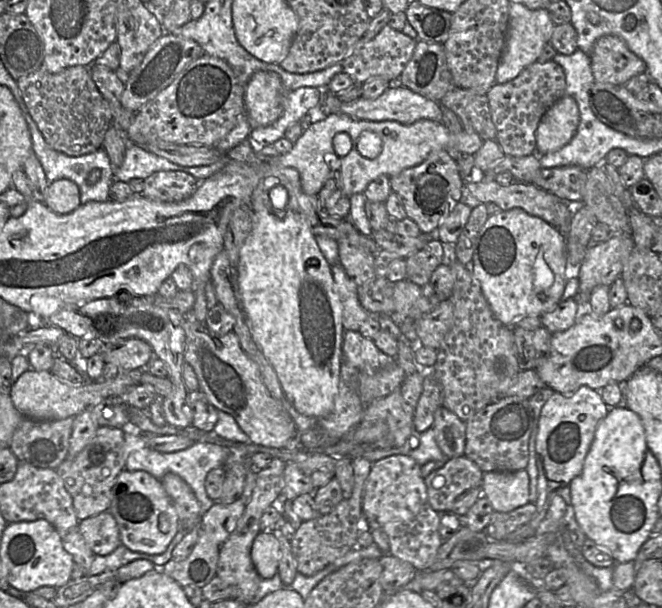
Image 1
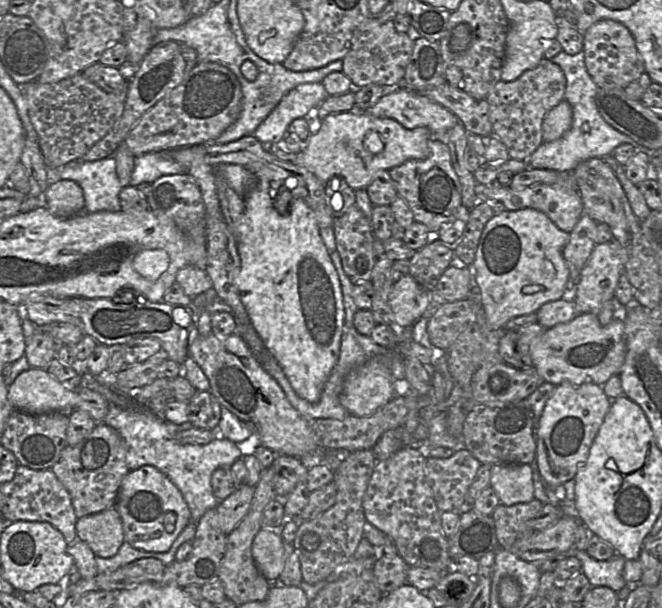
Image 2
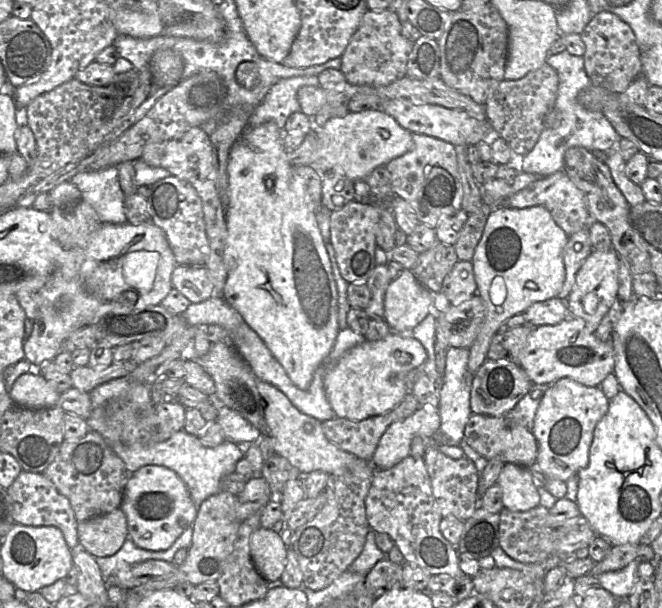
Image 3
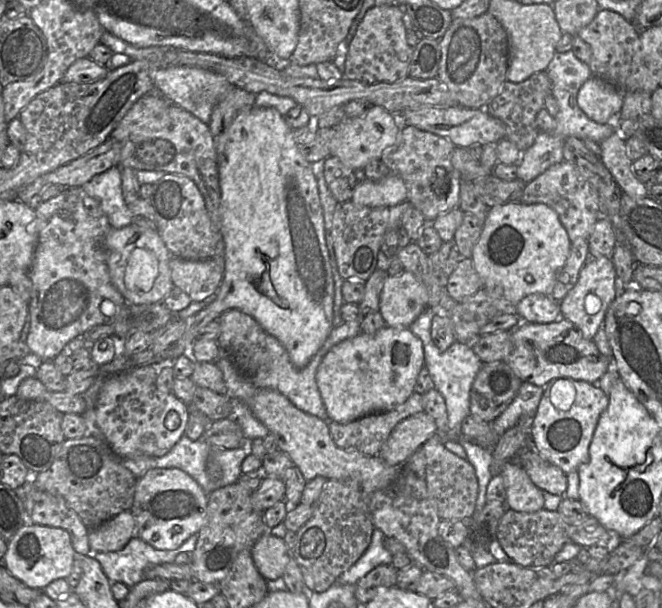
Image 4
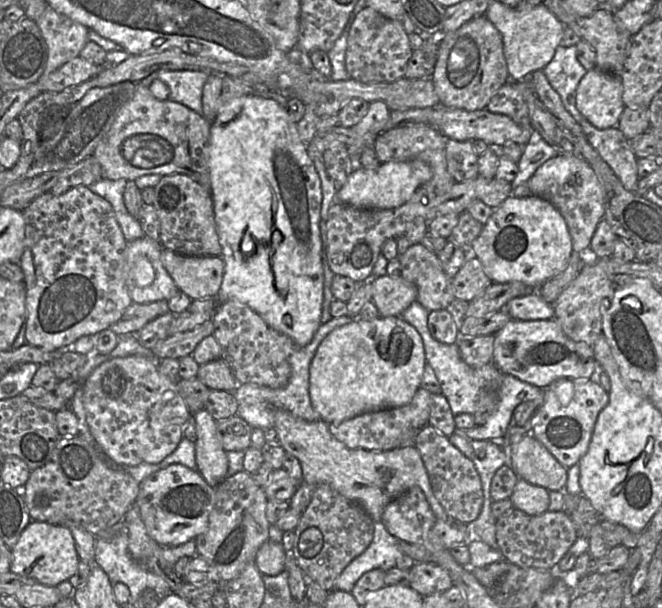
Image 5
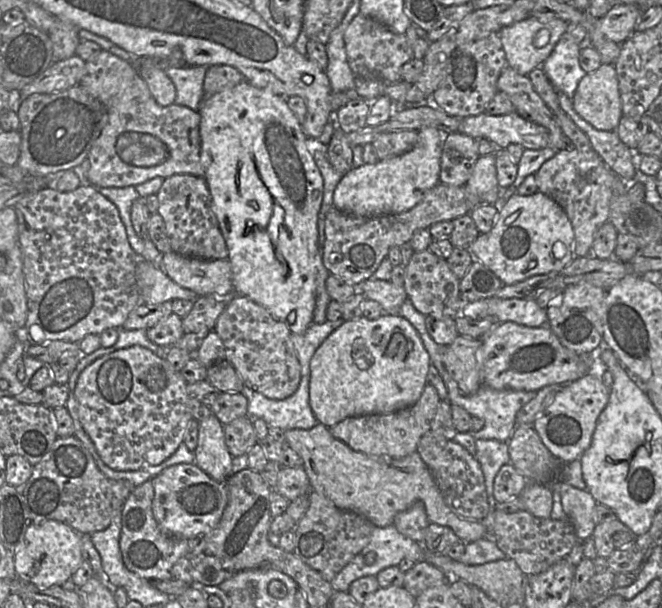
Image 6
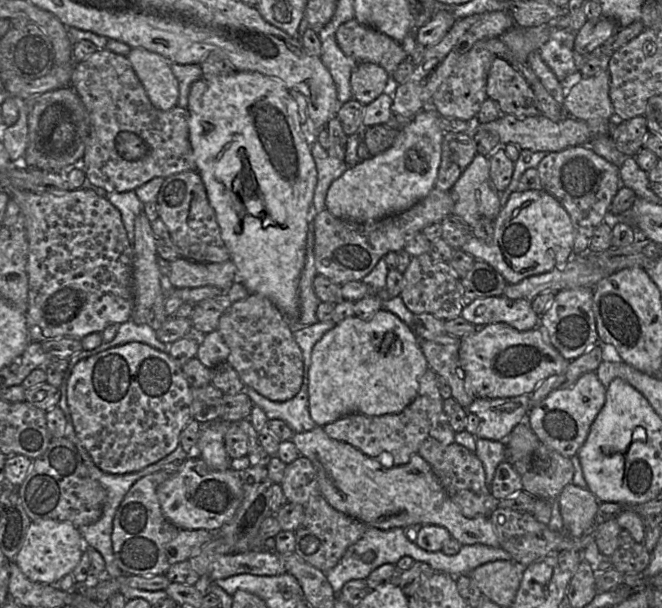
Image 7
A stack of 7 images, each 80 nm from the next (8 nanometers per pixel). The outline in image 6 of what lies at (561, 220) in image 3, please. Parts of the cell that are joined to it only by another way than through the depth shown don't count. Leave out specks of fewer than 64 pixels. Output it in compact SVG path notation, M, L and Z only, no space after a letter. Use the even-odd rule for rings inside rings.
M568 147L557 151L552 158L545 161L534 176L538 191L557 202L568 216L575 235L574 256L593 256L591 247L594 235L602 224L609 221L612 186L617 175L594 150L582 152L574 147Z

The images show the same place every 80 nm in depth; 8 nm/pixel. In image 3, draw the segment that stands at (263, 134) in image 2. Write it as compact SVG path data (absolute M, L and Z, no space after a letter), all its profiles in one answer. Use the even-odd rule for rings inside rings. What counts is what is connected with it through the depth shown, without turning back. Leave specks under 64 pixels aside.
M298 76L280 79L266 94L263 101L254 108L249 127L256 127L273 121L284 130L287 118L301 111L297 92L302 86L320 86L318 76Z

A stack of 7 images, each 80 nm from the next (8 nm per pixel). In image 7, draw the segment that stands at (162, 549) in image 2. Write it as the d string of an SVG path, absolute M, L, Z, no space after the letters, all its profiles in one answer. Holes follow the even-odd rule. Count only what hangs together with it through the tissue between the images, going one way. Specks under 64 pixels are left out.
M189 455L178 471L159 485L157 495L163 515L175 526L186 530L217 531L234 516L242 502L243 490L239 471L231 468L213 470L198 455Z

